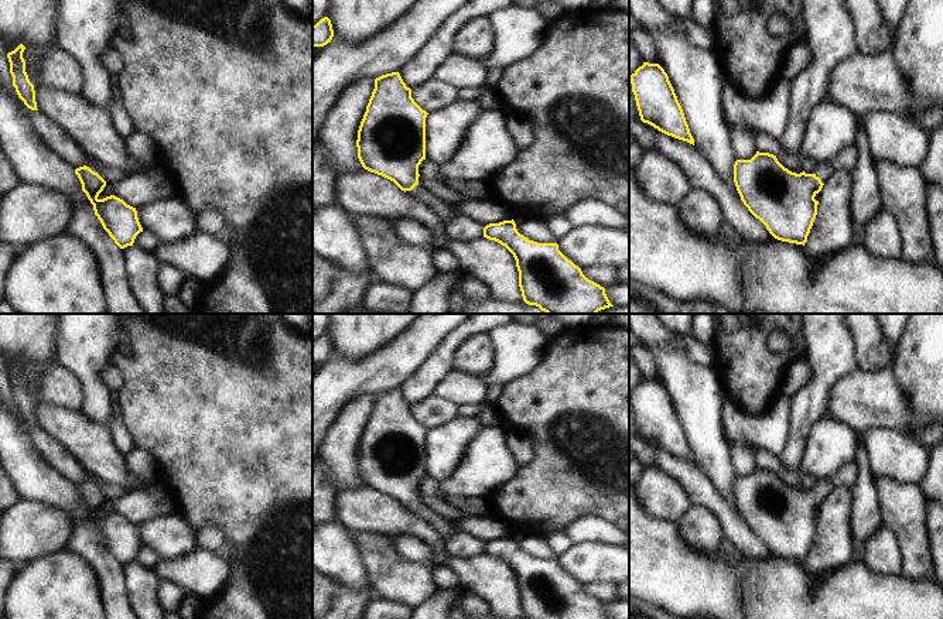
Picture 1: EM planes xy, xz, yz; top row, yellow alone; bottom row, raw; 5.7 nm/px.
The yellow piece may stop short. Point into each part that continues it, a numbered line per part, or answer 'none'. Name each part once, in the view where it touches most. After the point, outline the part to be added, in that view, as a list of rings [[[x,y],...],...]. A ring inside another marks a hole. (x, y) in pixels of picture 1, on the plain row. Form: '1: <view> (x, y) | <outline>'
1: xz (443, 529) | [[[416,502],[411,507],[406,507],[406,510],[417,519],[428,523],[434,529],[435,534],[443,540],[457,531],[461,531],[457,523],[450,523],[438,517],[433,510],[427,509],[420,502]]]

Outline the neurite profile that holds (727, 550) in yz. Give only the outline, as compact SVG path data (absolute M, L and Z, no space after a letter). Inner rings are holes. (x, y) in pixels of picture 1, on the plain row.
M725 536L721 541L720 554L732 564L741 564L746 560L745 555Z

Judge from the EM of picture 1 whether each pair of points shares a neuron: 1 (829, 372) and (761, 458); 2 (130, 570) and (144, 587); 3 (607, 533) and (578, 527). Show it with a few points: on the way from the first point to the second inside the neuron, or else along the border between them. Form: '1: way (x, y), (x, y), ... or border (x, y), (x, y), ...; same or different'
1: border (778, 458), (782, 465); different
2: way (133, 574), (140, 582); same
3: way (600, 532), (586, 530); same

